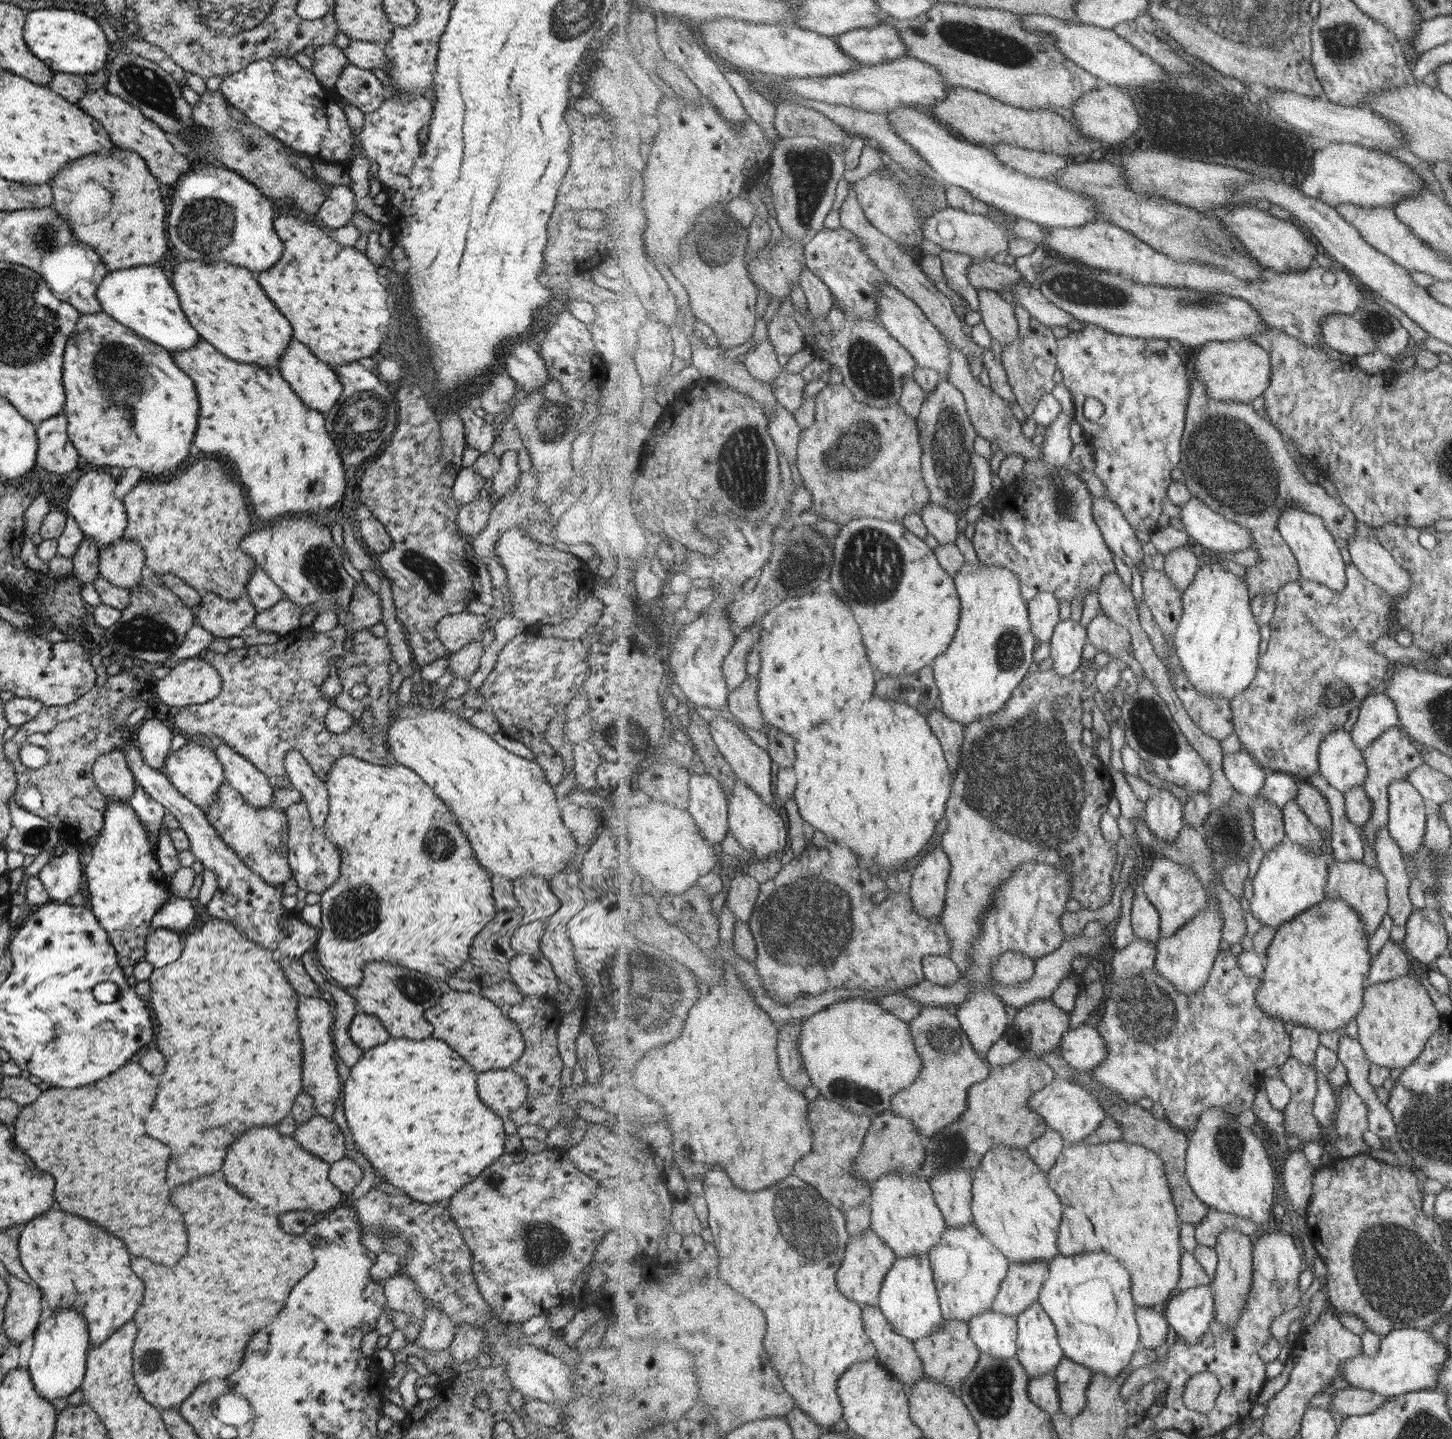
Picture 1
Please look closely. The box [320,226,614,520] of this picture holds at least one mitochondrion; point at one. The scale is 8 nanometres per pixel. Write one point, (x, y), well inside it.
(360, 420)

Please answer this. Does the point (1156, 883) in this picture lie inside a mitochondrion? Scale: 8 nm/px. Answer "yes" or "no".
no

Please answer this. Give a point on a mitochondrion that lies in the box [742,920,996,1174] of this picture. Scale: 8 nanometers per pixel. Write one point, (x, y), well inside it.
(842, 1089)

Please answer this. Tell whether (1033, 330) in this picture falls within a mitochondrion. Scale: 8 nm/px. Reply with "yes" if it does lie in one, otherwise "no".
no

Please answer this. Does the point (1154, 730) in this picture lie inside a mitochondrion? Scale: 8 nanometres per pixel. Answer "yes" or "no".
yes

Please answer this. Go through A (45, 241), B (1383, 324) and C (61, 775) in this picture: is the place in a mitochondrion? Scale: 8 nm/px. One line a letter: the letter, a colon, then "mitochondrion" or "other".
A: mitochondrion
B: mitochondrion
C: mitochondrion

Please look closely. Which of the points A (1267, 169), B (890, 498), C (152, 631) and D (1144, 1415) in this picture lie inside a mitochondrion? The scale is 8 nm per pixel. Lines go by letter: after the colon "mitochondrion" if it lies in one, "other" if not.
A: other
B: other
C: mitochondrion
D: other

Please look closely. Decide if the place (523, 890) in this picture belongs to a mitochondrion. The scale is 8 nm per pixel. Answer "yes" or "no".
no

